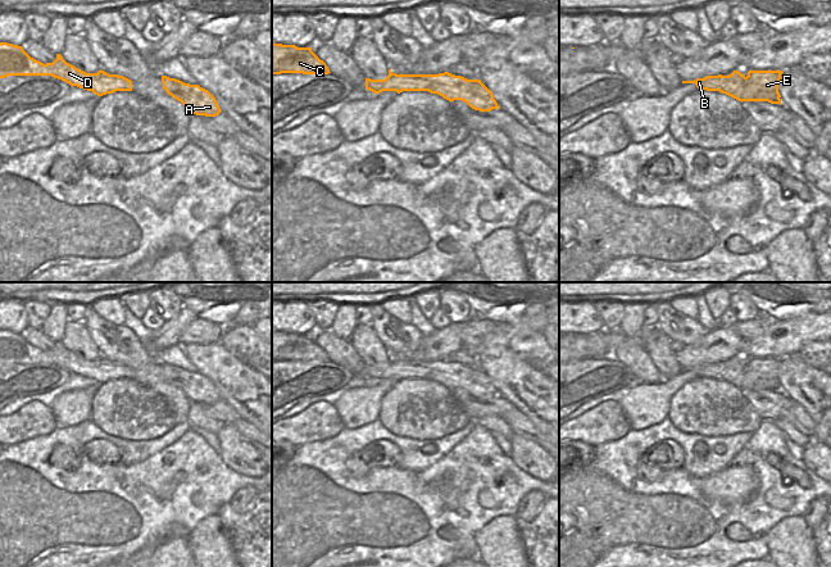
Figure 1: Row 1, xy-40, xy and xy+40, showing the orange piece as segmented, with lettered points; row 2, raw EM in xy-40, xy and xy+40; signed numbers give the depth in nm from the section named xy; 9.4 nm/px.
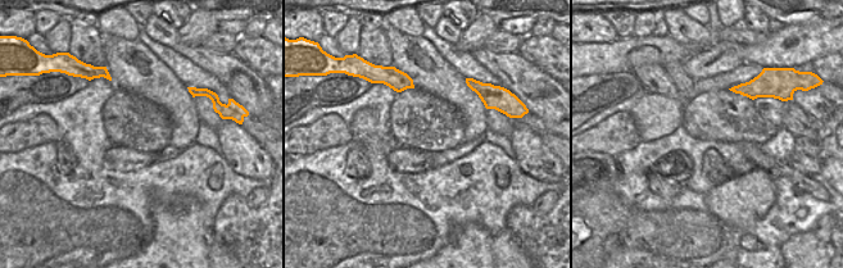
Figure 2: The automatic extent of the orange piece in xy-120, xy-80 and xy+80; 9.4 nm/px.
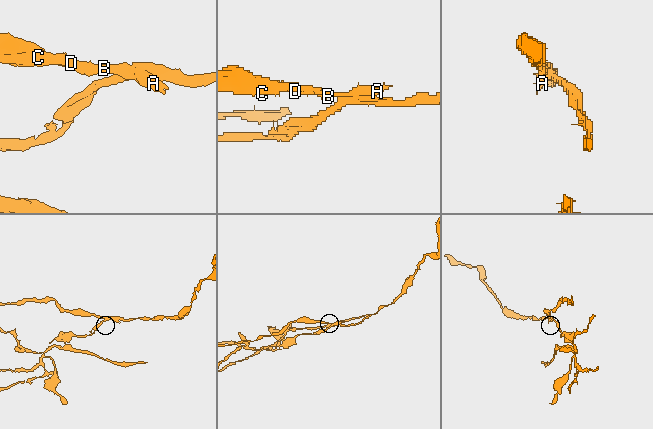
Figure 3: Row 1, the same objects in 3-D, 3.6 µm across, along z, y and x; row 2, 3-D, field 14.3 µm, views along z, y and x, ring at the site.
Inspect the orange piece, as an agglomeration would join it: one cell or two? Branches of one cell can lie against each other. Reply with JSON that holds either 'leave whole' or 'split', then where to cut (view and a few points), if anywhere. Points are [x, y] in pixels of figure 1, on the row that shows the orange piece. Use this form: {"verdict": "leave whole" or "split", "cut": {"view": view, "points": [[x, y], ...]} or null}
{"verdict": "split", "cut": {"view": "xy+40", "points": [[745, 77], [747, 81], [758, 86], [757, 100]]}}

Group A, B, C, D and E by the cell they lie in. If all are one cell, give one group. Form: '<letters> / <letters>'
A B C D / E

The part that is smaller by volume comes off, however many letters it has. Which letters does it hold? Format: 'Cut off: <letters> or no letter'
Cut off: A, B, C, D.

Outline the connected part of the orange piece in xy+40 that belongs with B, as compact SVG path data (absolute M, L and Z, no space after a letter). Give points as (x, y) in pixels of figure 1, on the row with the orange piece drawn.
M739 71L728 76L707 76L694 81L682 81L682 83L695 83L699 90L719 91L739 101L757 101L759 86L749 83L746 77Z

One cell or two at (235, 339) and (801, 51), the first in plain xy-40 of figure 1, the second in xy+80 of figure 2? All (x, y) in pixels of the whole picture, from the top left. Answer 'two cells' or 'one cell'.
two cells

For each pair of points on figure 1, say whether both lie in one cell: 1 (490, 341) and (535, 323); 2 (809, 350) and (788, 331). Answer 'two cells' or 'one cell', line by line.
1: one cell
2: two cells

